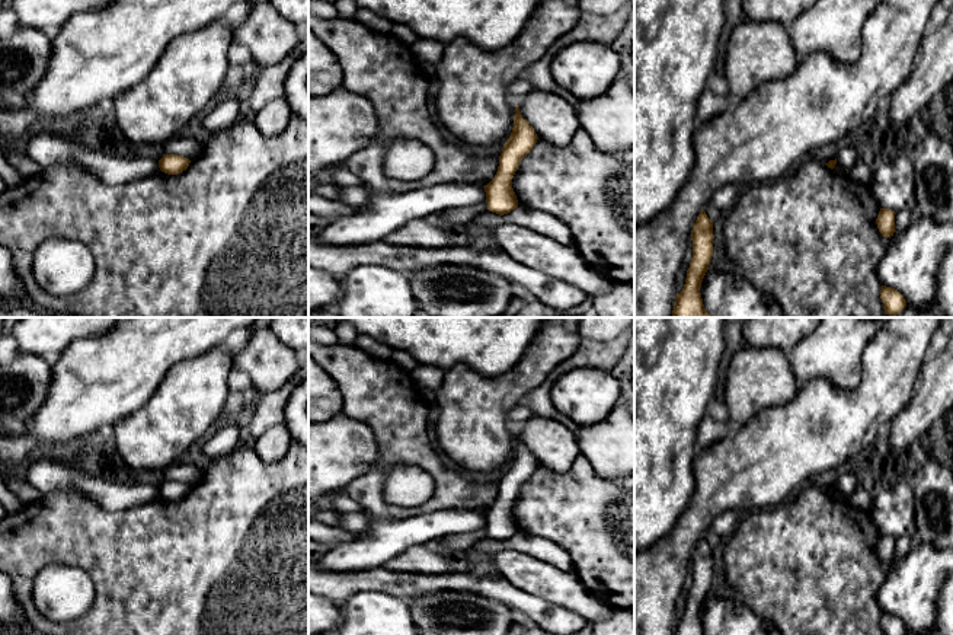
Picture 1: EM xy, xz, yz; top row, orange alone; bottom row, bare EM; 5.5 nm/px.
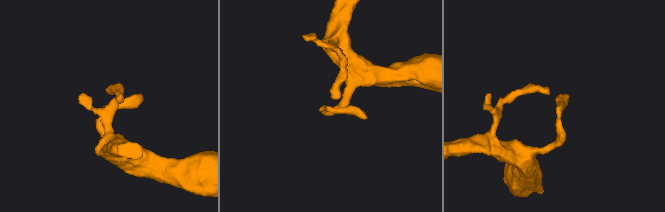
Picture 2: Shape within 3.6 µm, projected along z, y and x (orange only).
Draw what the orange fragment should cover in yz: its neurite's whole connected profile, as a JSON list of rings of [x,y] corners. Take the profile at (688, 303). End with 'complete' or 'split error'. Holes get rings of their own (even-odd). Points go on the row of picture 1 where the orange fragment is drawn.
[[[701,210],[691,230],[693,258],[684,288],[677,293],[672,318],[711,318],[703,304],[700,287],[713,256],[713,221]]]; complete

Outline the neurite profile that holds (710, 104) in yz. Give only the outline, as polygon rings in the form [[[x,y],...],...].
[[[706,87],[698,99],[698,106],[695,111],[695,128],[706,124],[707,121],[710,121],[726,109],[726,96],[716,95],[714,92]]]

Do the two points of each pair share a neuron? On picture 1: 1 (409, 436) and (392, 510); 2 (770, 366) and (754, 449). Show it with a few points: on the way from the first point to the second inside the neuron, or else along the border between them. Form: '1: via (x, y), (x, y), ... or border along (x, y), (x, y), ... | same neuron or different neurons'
1: via (390, 455), (376, 476), (376, 494) | same neuron
2: border along (793, 396), (783, 404), (761, 409), (742, 426) | different neurons

